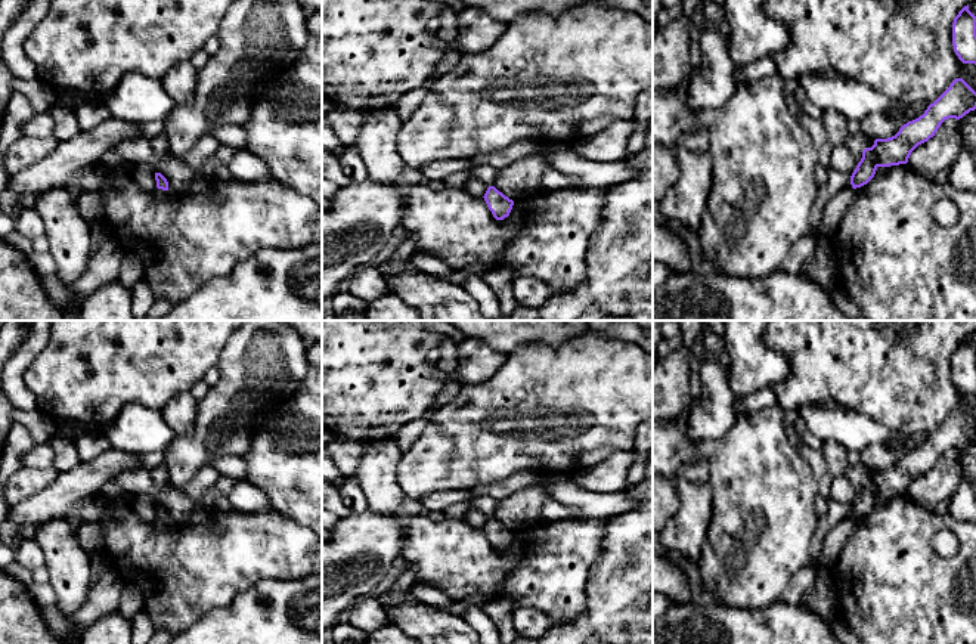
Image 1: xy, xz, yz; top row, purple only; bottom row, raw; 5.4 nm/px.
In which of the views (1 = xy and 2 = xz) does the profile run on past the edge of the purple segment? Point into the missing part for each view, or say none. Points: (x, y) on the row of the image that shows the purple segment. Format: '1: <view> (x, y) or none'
1: none
2: none

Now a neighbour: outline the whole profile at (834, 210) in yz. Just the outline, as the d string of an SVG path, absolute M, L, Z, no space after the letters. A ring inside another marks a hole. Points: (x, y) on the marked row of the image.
M843 188L825 204L822 211L822 230L819 241L831 242L833 236L839 230L843 216L853 201L853 196L853 188Z

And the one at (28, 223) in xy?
M24 208L15 219L15 230L34 239L46 233L44 223L35 208Z

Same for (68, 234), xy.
M68 186L38 195L35 204L56 263L55 275L68 287L83 276L90 254L90 225L81 217L74 198L74 189Z

